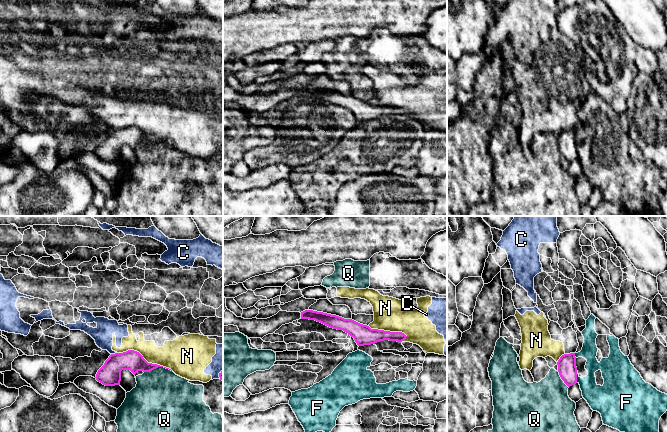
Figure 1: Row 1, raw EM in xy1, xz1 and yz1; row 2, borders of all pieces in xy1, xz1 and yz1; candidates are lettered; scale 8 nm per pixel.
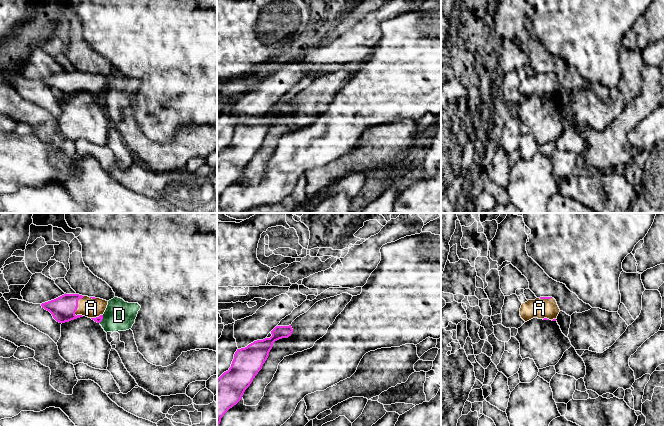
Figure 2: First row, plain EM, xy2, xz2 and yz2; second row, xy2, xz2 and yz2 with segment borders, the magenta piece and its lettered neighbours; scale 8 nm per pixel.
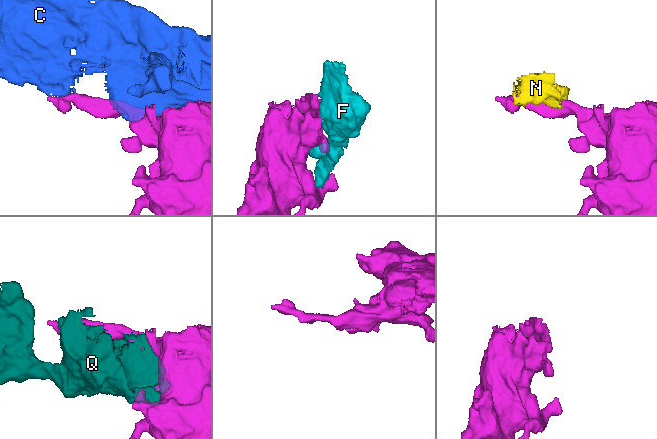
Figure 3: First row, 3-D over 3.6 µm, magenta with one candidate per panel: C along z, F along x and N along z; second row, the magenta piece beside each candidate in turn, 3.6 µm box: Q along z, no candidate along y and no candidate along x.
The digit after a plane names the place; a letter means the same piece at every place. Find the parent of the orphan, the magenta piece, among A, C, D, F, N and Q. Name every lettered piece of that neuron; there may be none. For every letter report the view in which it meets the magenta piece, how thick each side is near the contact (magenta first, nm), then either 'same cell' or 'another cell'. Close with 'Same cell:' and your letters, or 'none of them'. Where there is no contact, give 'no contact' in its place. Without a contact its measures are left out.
A: meets magenta in xy2; 200 nm thick on the magenta side, 160 nm on the other; same cell
C: meets magenta in xy1; 180 nm thick on the magenta side, 160 nm on the other; another cell
D: meets magenta in xy2; 50 nm thick on the magenta side, 240 nm on the other; another cell
F: meets magenta in yz1; 150 nm thick on the magenta side, 200 nm on the other; another cell
N: meets magenta in xy1; 160 nm thick on the magenta side, 220 nm on the other; another cell
Q: meets magenta in xy1; 160 nm thick on the magenta side, 440 nm on the other; another cell
Same cell: A

